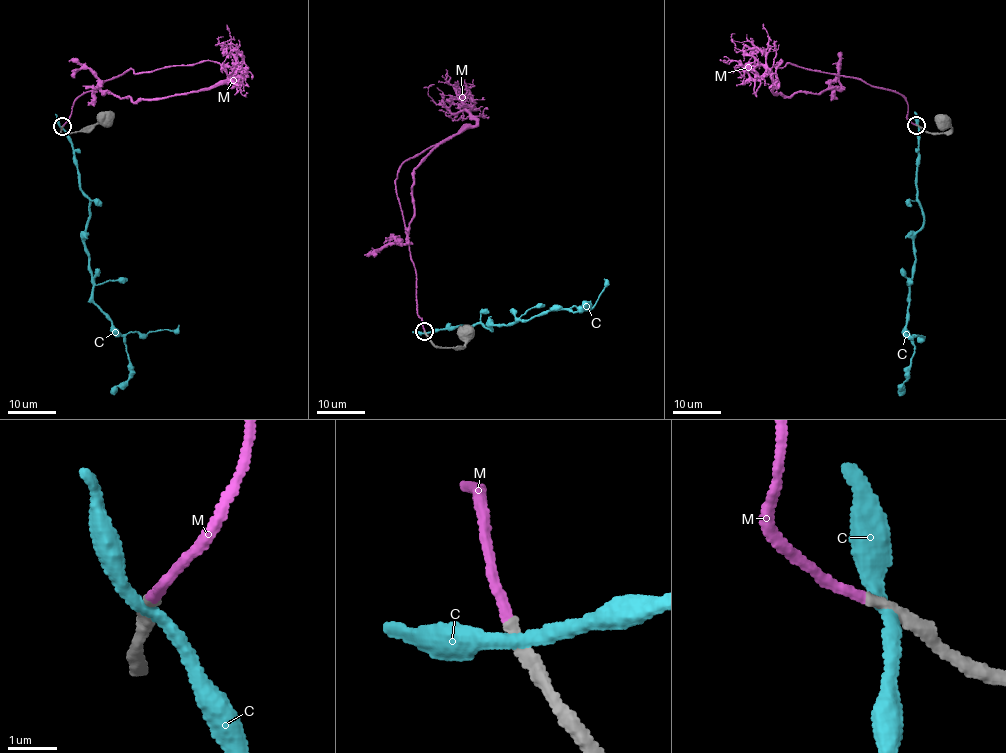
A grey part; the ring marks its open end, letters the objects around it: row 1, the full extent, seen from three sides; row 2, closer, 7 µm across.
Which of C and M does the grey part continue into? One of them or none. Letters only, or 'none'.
M

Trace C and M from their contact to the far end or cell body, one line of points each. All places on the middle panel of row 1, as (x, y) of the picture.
C: (425, 333), (479, 323), (493, 331), (492, 325), (527, 321), (548, 310), (573, 312), (589, 305), (579, 311)
M: (424, 331), (397, 171), (469, 124), (415, 168), (406, 242), (365, 255)

